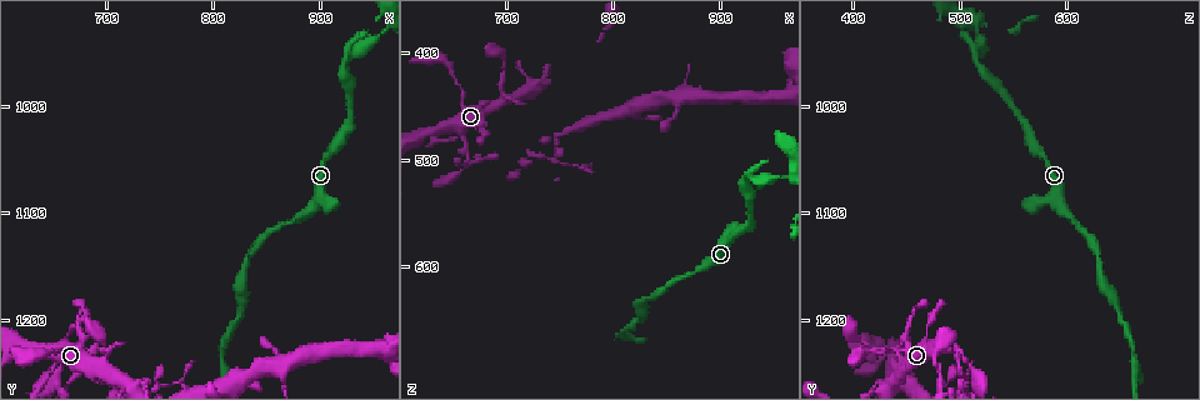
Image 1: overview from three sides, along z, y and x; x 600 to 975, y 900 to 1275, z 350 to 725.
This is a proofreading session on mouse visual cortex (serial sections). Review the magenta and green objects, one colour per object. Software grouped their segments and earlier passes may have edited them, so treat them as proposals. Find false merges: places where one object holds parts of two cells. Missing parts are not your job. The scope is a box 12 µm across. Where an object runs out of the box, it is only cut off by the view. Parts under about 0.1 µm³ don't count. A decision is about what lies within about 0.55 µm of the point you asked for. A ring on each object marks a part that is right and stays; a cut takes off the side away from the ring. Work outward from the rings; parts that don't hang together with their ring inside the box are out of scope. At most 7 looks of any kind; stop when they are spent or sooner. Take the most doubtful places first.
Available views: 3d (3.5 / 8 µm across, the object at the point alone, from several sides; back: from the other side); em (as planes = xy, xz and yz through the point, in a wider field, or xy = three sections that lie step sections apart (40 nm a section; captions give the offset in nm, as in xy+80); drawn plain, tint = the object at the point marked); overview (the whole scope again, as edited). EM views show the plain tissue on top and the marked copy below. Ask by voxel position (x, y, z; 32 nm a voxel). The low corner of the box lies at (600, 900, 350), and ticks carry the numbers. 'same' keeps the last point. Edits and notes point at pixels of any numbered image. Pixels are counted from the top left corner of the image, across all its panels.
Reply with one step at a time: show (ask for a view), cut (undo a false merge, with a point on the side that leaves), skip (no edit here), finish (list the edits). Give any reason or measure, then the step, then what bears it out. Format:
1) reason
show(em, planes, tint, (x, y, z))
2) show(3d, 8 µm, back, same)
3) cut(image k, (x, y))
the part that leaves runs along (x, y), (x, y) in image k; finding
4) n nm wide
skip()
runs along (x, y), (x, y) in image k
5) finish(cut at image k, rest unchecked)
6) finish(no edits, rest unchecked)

abrupt turn
show(3d, 3.5 µm, (696, 1238, 450))

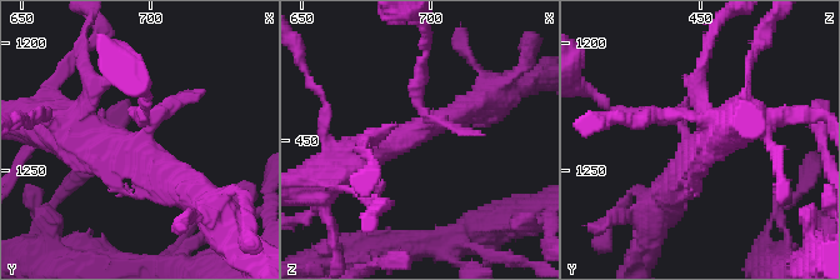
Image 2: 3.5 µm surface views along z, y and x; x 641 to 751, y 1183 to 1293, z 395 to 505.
show(em, planes, tint, (695, 1240, 446))

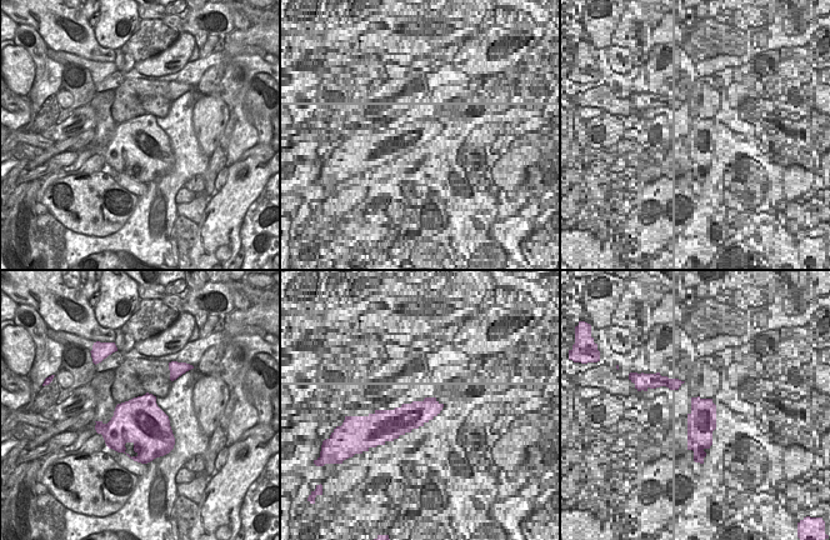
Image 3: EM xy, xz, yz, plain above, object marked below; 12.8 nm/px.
skip()
runs along (65, 129), (138, 144), (195, 198) in image 2; one cell here

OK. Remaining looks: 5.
abrupt turn
show(3d, 3.5 µm, (810, 1250, 666))

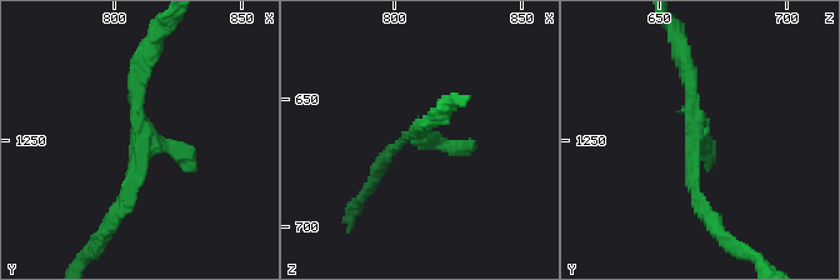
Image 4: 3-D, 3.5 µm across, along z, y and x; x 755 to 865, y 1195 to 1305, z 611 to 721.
show(em, xy, step 1, tint, (810, 1249, 663))

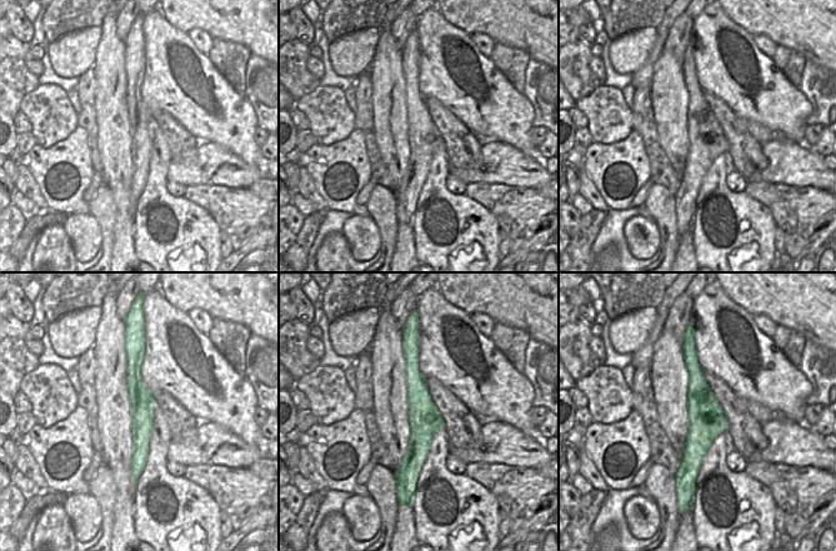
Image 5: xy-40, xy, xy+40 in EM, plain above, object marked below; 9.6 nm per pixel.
show(em, xy, step 2, tint, same)

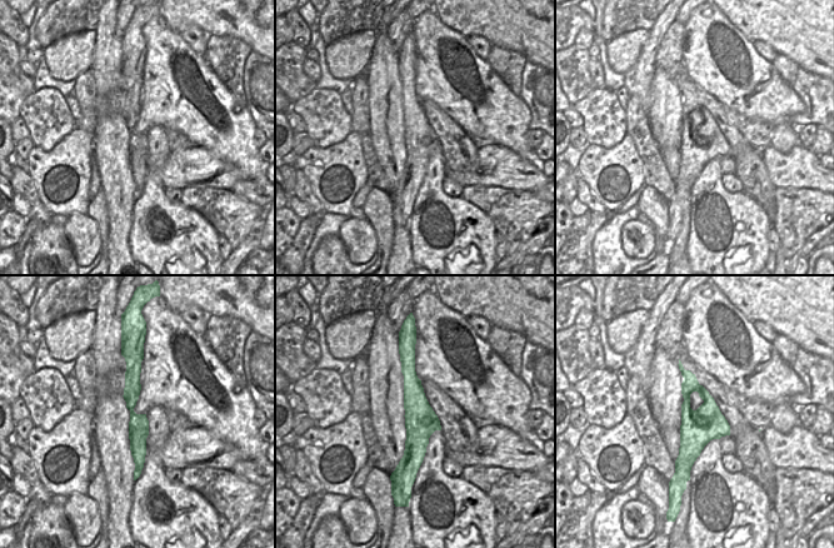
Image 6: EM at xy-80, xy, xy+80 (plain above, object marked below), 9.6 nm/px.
skip()
runs along (131, 362), (138, 469) in image 6; one cell here

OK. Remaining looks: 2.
sharp bend
show(3d, 3.5 µm, (924, 952, 518))

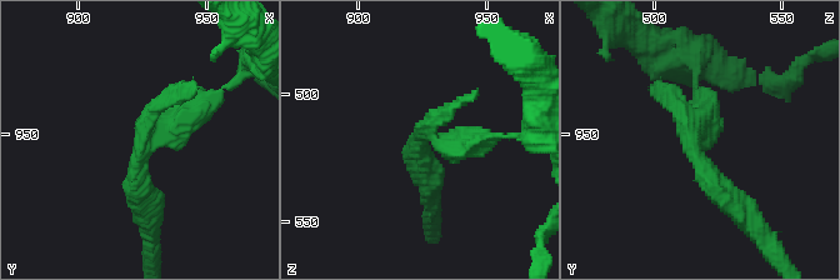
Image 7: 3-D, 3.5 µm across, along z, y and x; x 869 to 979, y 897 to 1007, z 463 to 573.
now the EM
show(em, xy, step 3, tint, (924, 953, 516))

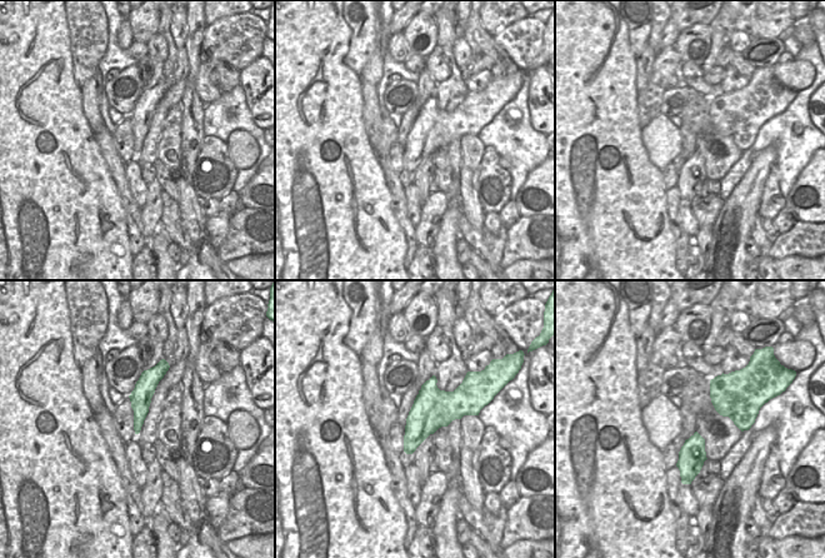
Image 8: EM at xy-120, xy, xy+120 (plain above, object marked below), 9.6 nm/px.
skip()
runs along (149, 208), (145, 135), (206, 104) in image 7; all the same cell

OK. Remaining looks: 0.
finish(no edits, rest unchecked)

